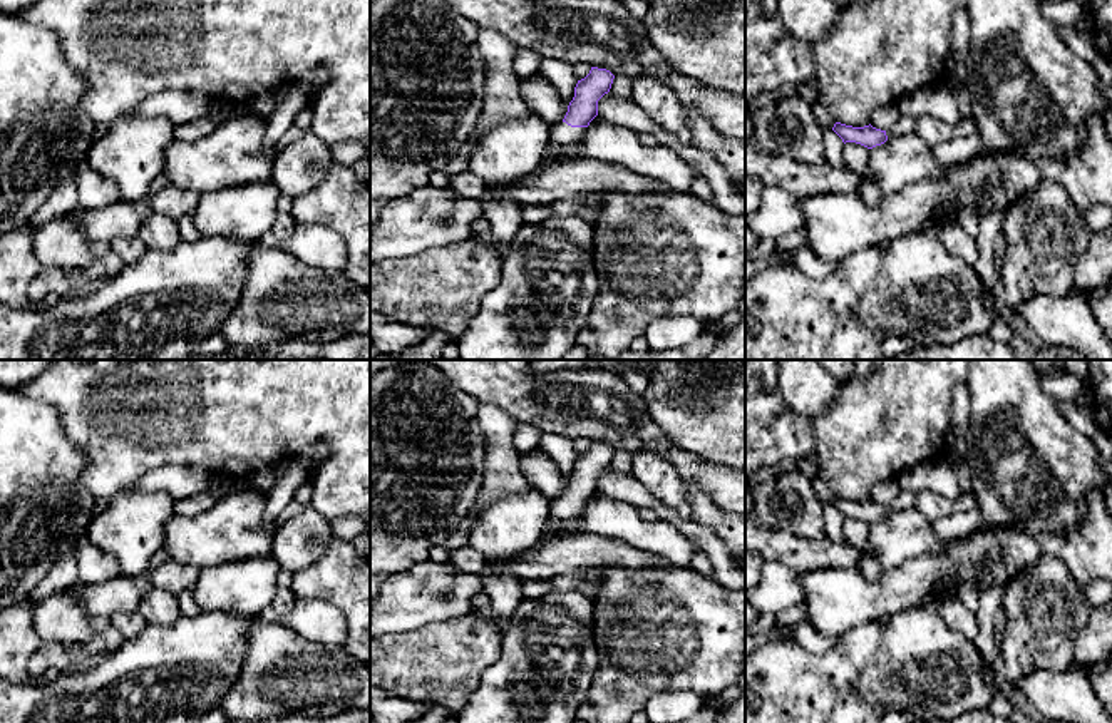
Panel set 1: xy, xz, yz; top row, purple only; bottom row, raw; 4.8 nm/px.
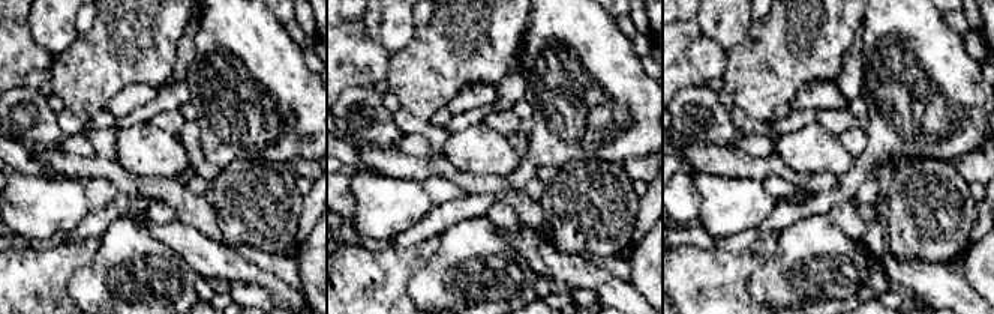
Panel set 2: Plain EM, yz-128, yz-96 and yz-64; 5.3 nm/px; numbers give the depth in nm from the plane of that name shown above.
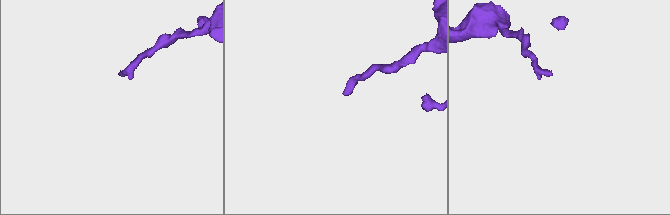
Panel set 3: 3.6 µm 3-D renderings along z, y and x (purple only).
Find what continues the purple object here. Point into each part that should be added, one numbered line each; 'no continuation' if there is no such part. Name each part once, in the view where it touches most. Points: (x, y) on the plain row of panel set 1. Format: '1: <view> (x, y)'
1: xz (561, 511)

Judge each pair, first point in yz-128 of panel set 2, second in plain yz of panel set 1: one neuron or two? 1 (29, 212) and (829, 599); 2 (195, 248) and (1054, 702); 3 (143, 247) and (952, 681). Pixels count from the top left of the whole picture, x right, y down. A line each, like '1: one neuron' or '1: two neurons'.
1: one neuron
2: one neuron
3: one neuron

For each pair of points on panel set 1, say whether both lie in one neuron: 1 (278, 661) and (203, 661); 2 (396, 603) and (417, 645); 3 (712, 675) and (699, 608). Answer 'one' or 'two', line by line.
1: two
2: two
3: one

